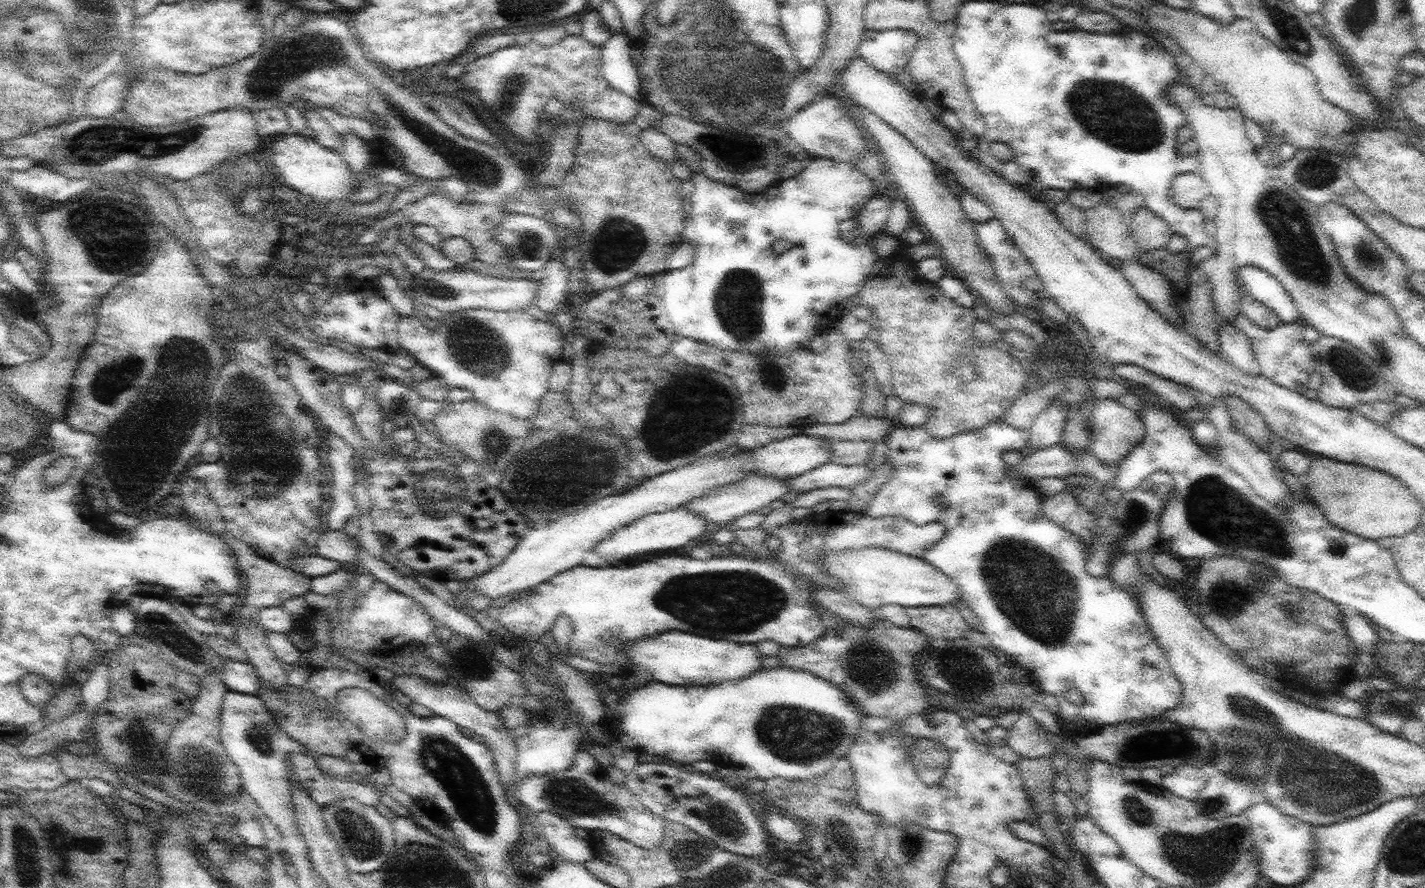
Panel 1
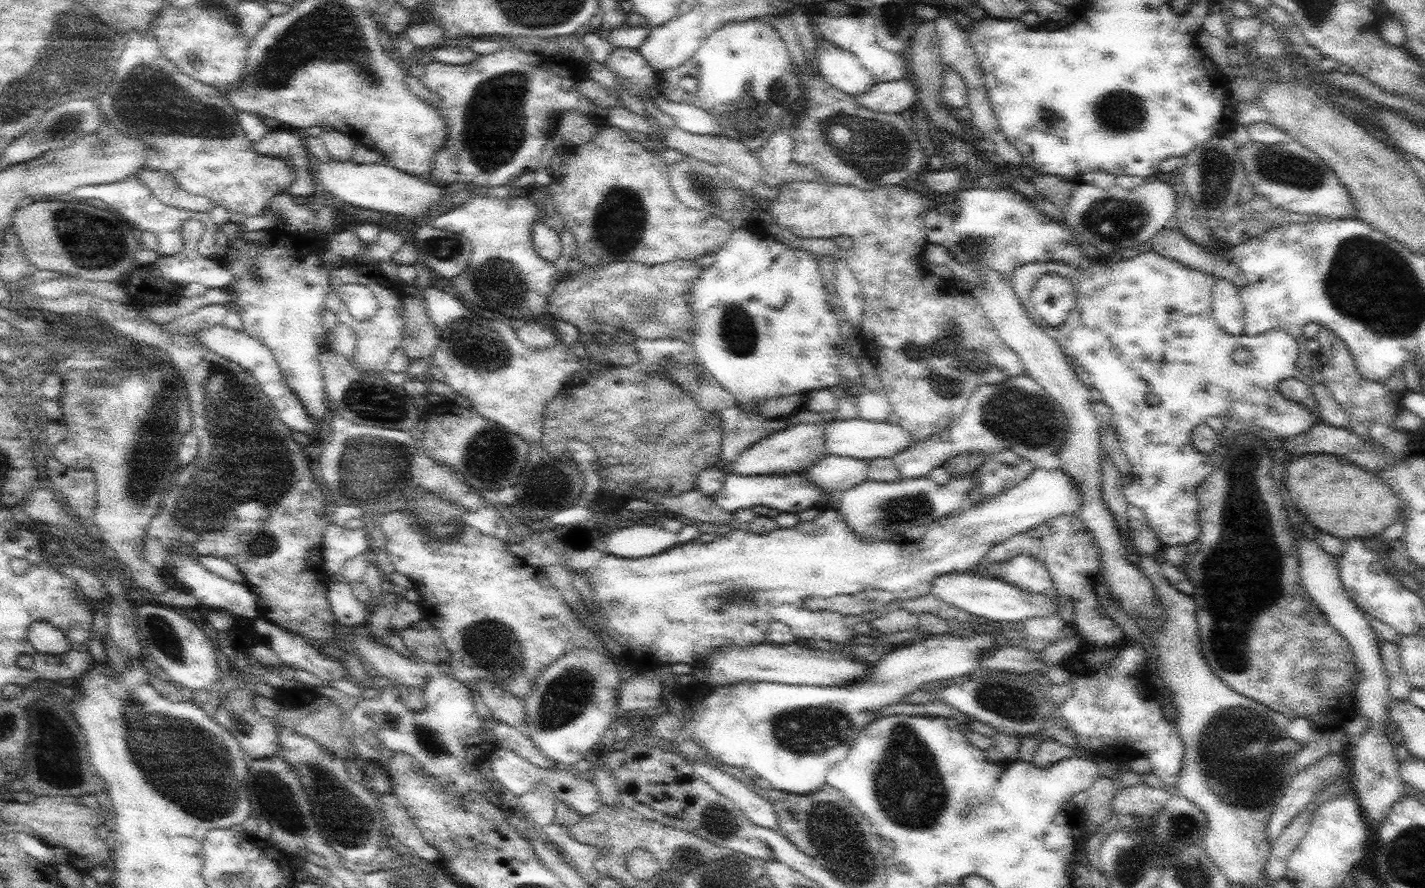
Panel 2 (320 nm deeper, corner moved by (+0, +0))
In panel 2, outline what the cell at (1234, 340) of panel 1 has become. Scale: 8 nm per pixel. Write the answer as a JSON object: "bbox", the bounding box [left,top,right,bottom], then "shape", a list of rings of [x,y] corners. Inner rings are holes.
{"bbox":[1212,278,1245,335],"shape":[[[1218,278],[1212,290],[1215,321],[1231,335],[1242,335],[1245,325],[1245,308],[1240,298],[1240,289],[1226,278]]]}

